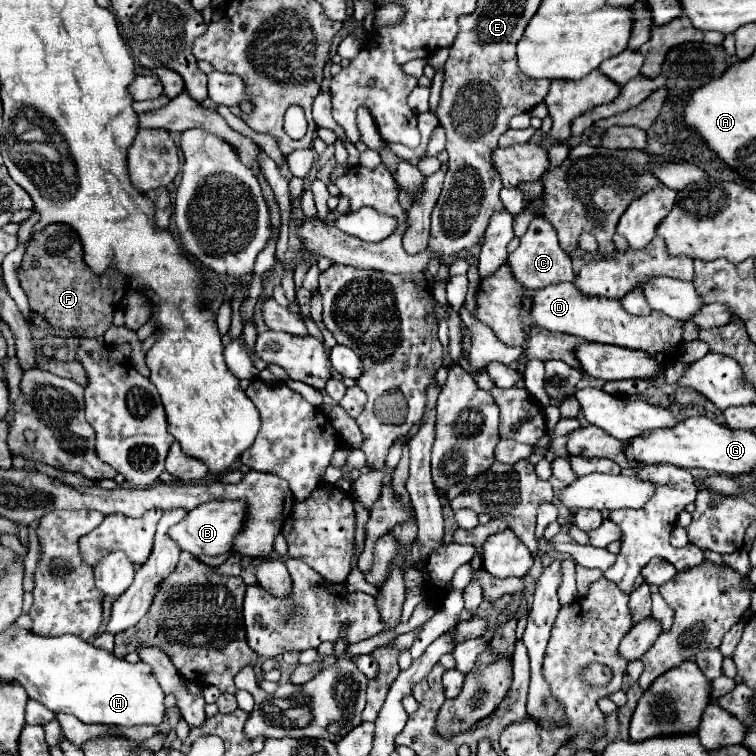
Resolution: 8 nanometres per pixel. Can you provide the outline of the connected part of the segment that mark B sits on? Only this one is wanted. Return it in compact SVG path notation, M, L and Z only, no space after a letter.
M211 500L187 514L185 520L175 524L169 532L173 540L181 546L181 550L197 556L197 554L227 554L233 550L235 536L241 534L241 528L245 526L245 516L247 516L247 504L245 500Z

